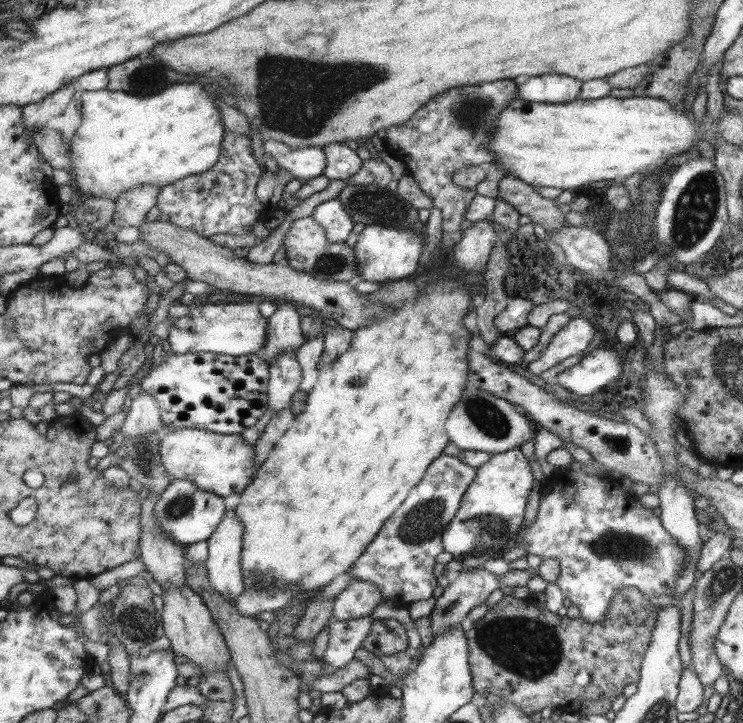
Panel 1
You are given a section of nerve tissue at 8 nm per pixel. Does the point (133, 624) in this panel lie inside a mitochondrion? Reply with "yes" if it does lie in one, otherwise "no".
yes

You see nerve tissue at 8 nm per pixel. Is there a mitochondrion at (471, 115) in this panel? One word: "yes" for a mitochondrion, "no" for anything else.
yes

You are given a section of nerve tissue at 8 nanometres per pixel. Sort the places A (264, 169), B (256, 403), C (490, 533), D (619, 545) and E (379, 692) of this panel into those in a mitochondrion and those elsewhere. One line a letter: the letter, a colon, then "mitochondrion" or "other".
A: other
B: other
C: mitochondrion
D: mitochondrion
E: other

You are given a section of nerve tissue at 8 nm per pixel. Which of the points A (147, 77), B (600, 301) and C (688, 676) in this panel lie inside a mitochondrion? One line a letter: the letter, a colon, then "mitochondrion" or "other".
A: mitochondrion
B: other
C: other

